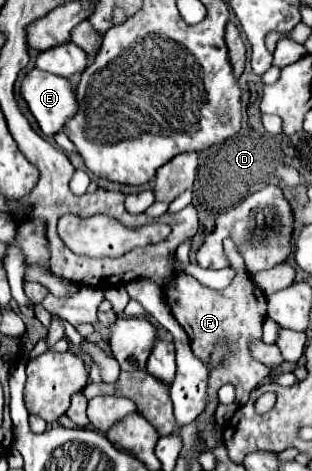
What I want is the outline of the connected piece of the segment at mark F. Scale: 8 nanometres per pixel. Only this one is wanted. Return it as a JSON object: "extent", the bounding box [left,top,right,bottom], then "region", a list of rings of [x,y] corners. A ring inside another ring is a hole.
{"extent":[163,240,271,452],"region":[[[225,240],[225,252],[229,256],[231,266],[237,270],[237,276],[233,278],[231,286],[227,286],[223,292],[209,290],[207,286],[203,286],[189,274],[173,276],[173,280],[163,290],[173,316],[189,334],[193,354],[209,368],[209,404],[205,406],[205,412],[201,412],[201,416],[195,420],[201,428],[201,440],[205,444],[205,452],[209,452],[217,446],[217,436],[213,436],[213,432],[217,432],[217,426],[213,426],[213,422],[211,422],[211,418],[215,414],[215,406],[217,406],[217,390],[223,384],[233,384],[237,390],[237,404],[243,406],[249,400],[249,392],[255,386],[259,386],[263,378],[267,378],[271,374],[271,368],[267,364],[261,364],[257,358],[253,358],[251,350],[249,350],[253,340],[261,340],[261,334],[263,334],[261,326],[263,326],[265,314],[267,314],[267,300],[261,294],[261,290],[257,290],[253,280],[249,278],[245,266],[243,266],[243,258],[237,252],[233,240]],[[221,342],[227,344],[229,356],[225,356],[225,360],[221,360],[219,368],[211,368],[209,358],[211,358],[215,346]]]}

